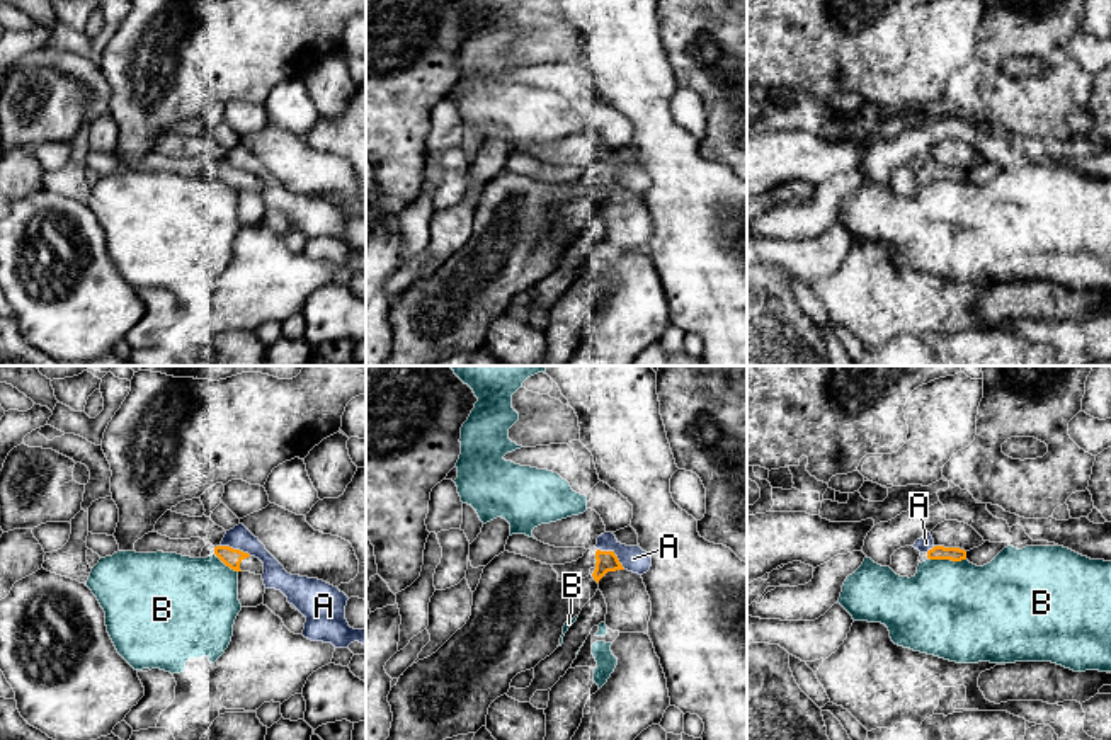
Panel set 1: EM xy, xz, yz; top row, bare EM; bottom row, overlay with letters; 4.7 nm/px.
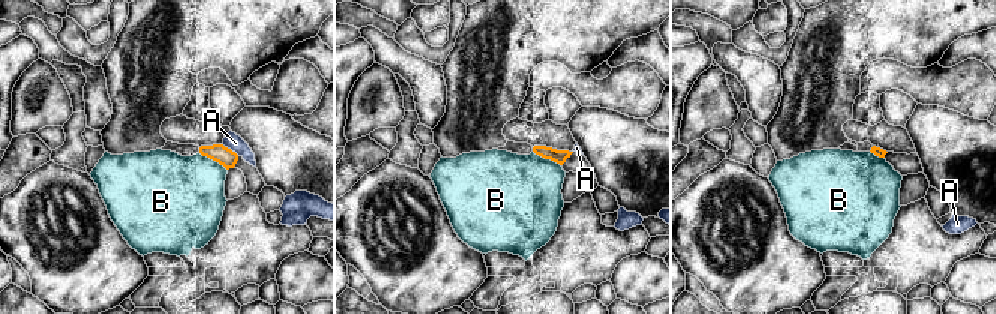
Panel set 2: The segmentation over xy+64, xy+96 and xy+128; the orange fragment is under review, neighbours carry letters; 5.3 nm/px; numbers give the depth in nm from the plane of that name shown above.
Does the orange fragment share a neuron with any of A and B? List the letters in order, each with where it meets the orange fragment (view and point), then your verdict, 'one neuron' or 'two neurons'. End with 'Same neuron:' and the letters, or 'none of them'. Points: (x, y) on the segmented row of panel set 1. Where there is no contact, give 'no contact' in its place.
A: meets orange in xz at (613, 553); two neurons
B: meets orange in yz at (946, 558); two neurons
Same neuron: none of them

